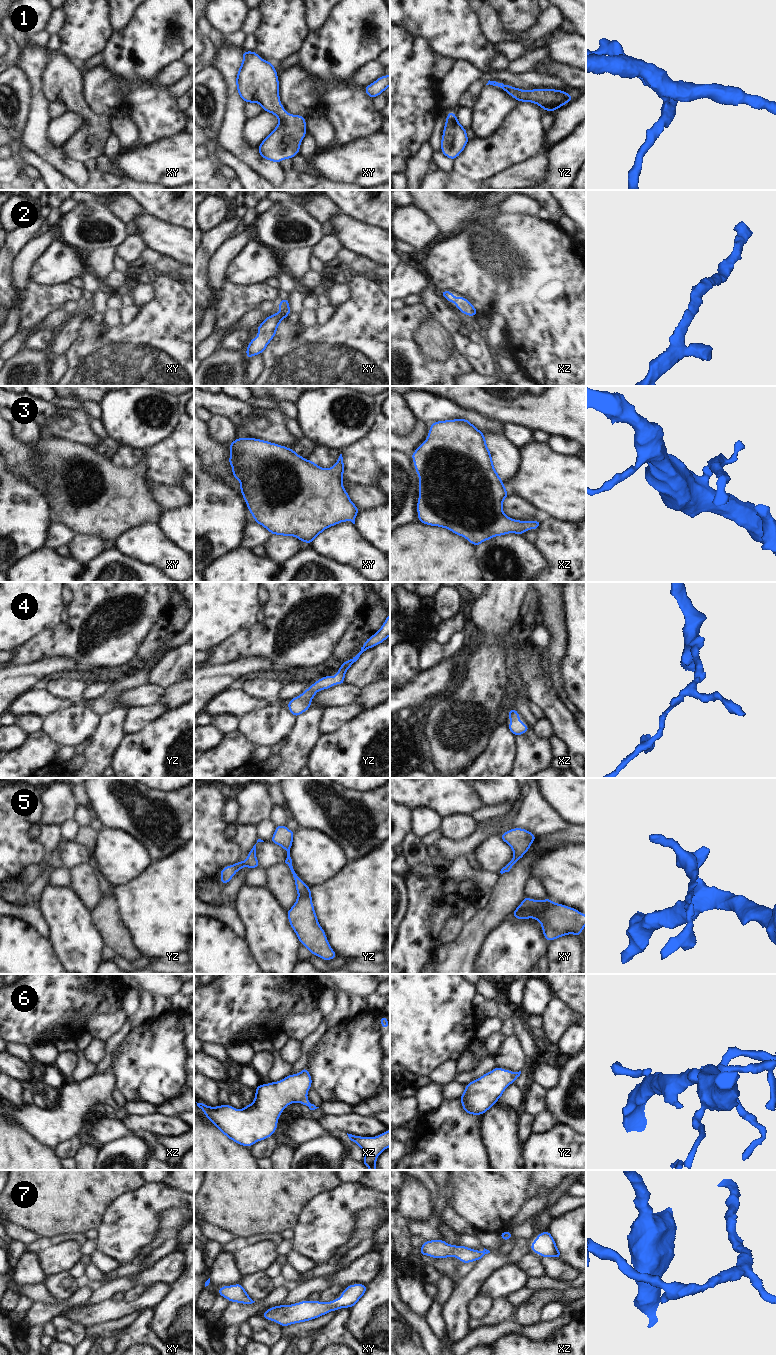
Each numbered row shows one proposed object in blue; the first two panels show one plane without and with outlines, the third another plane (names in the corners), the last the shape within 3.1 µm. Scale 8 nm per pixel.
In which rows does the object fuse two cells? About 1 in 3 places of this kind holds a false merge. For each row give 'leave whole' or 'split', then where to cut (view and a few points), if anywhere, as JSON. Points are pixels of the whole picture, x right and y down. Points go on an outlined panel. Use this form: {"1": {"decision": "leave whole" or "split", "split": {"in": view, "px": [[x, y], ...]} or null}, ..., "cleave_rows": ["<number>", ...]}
{"1": {"decision": "leave whole", "split": null}, "2": {"decision": "leave whole", "split": null}, "3": {"decision": "leave whole", "split": null}, "4": {"decision": "leave whole", "split": null}, "5": {"decision": "leave whole", "split": null}, "6": {"decision": "leave whole", "split": null}, "7": {"decision": "leave whole", "split": null}, "cleave_rows": []}

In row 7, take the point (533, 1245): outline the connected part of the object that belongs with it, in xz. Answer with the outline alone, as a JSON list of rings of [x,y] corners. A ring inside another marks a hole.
[[[544,1231],[537,1235],[536,1239],[530,1245],[531,1252],[537,1253],[542,1258],[552,1257],[552,1258],[561,1258],[562,1255],[557,1248],[555,1239],[550,1234],[550,1232]]]

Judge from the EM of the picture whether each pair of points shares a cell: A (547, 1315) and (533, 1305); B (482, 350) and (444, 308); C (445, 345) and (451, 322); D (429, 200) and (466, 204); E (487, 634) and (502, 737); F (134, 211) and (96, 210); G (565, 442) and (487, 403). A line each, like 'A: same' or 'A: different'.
A: different
B: same
C: different
D: same
E: different
F: different
G: different

